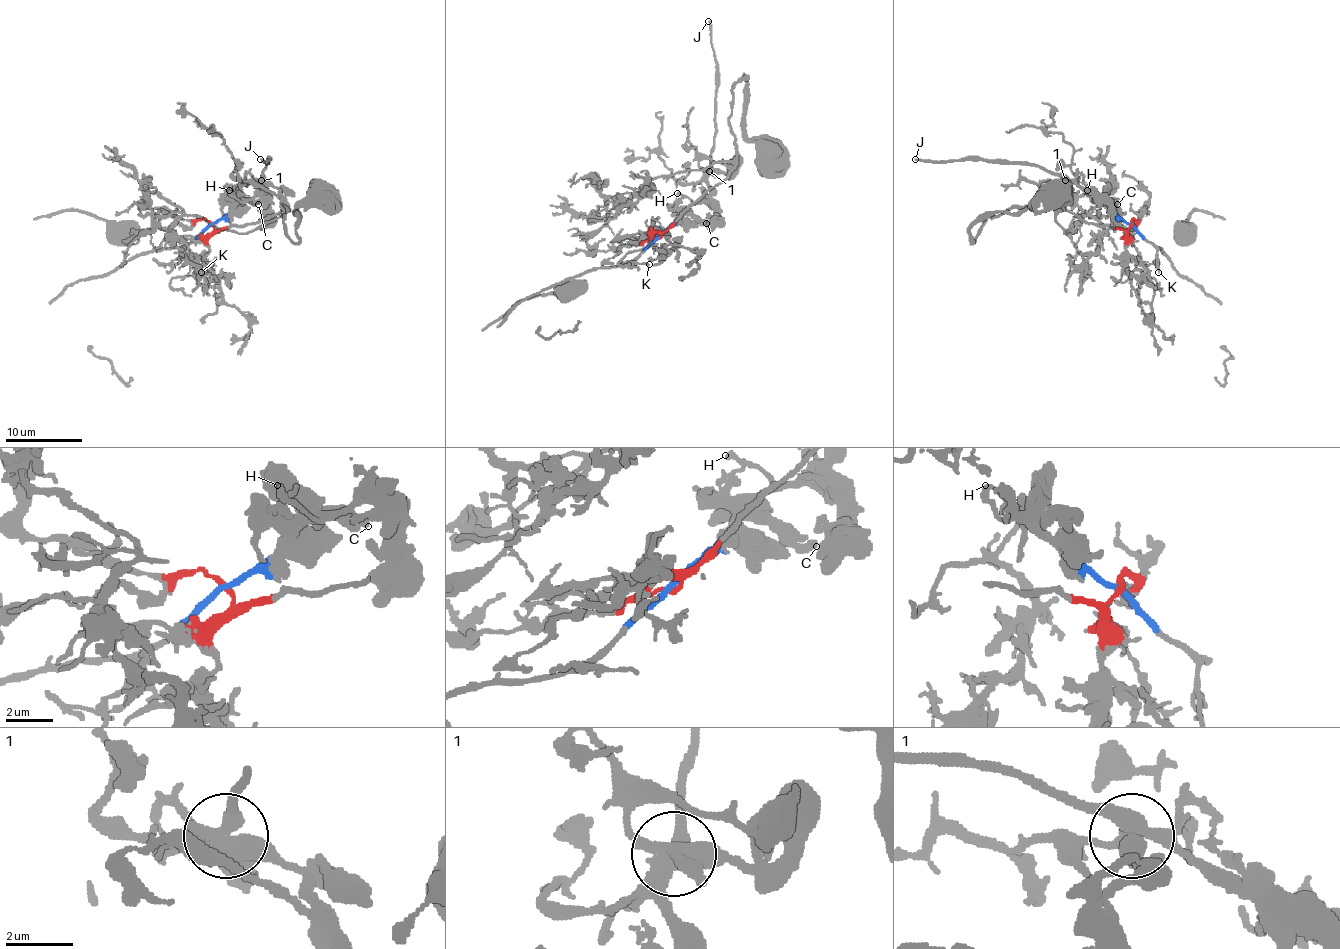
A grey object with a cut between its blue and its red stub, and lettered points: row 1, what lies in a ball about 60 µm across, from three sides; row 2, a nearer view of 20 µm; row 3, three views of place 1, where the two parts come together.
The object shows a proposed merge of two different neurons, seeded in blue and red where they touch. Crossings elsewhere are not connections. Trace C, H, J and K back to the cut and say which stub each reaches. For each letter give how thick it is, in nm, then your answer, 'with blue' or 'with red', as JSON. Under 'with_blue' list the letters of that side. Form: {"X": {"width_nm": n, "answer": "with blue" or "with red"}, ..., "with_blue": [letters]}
{"C": {"width_nm": 400, "answer": "with blue"}, "H": {"width_nm": 280, "answer": "with blue"}, "J": {"width_nm": 220, "answer": "with blue"}, "K": {"width_nm": 160, "answer": "with blue"}, "with_blue": ["C", "H", "J", "K"]}

